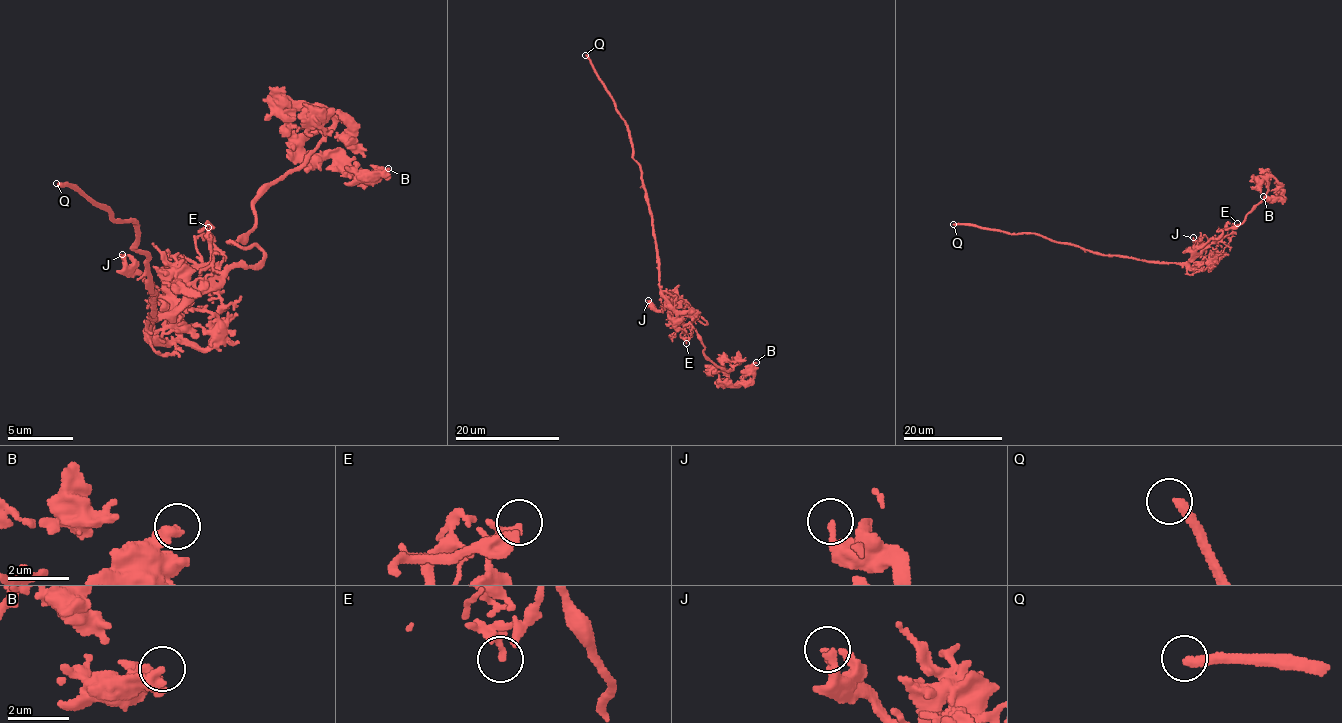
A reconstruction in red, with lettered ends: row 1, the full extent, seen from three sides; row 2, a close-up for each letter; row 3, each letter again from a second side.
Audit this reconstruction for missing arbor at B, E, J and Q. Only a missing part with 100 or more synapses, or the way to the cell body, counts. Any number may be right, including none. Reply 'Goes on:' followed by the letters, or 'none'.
Goes on: Q

